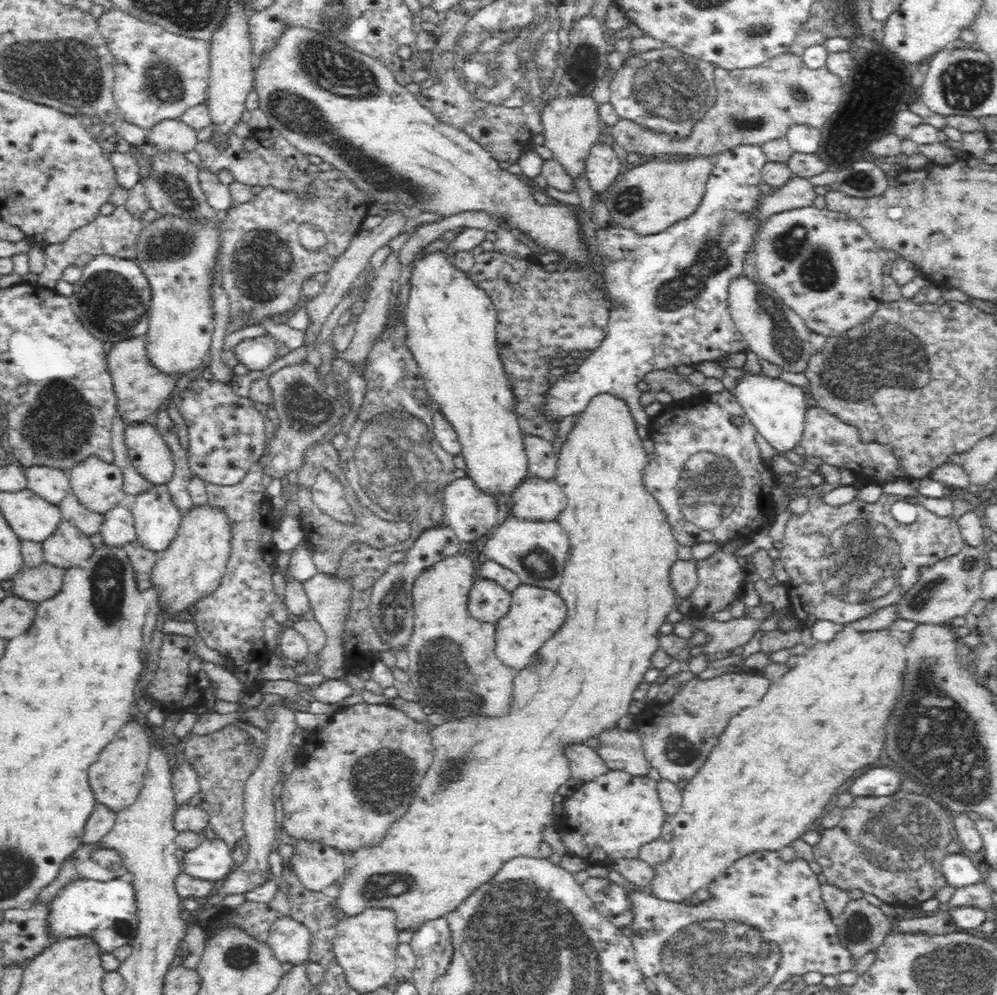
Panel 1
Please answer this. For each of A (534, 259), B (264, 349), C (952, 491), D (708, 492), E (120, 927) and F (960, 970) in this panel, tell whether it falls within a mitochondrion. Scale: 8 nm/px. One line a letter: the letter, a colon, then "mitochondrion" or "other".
A: other
B: other
C: other
D: mitochondrion
E: mitochondrion
F: mitochondrion

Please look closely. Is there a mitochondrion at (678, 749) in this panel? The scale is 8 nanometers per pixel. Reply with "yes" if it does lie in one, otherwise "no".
yes

